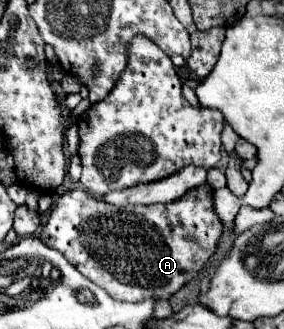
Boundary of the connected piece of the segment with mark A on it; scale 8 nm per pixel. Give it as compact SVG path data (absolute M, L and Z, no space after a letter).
M204 183L202 187L190 189L176 201L154 203L154 205L126 205L116 207L104 199L96 199L82 189L64 193L48 215L46 225L40 231L40 239L60 251L84 277L104 287L122 301L142 301L148 297L170 299L184 283L194 279L206 261L216 251L216 243L222 235L222 221L218 219L212 205L214 189Z

